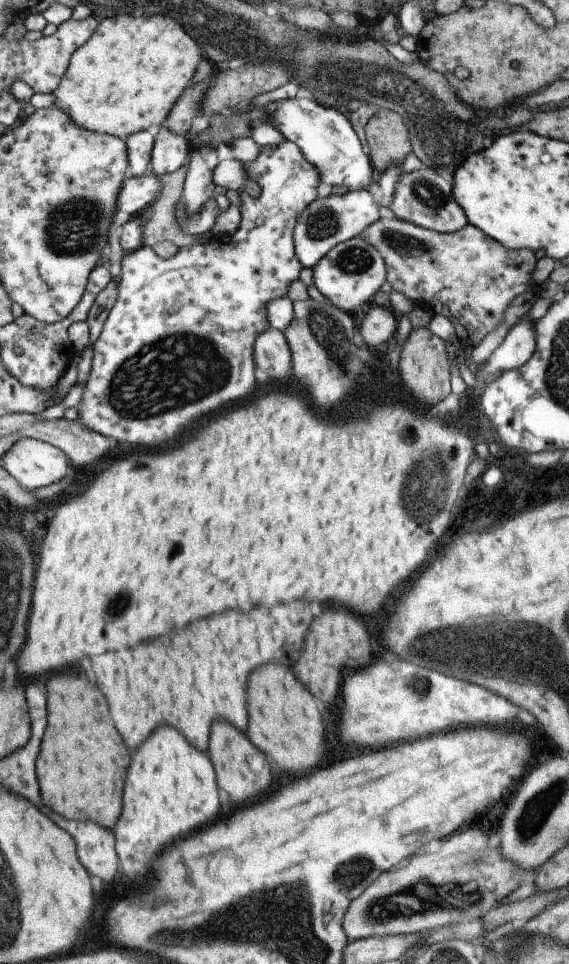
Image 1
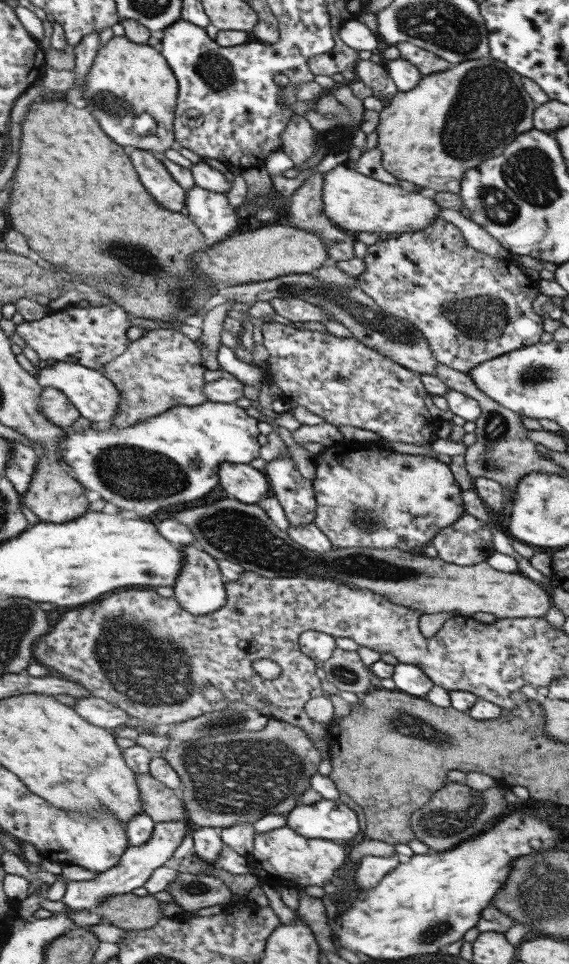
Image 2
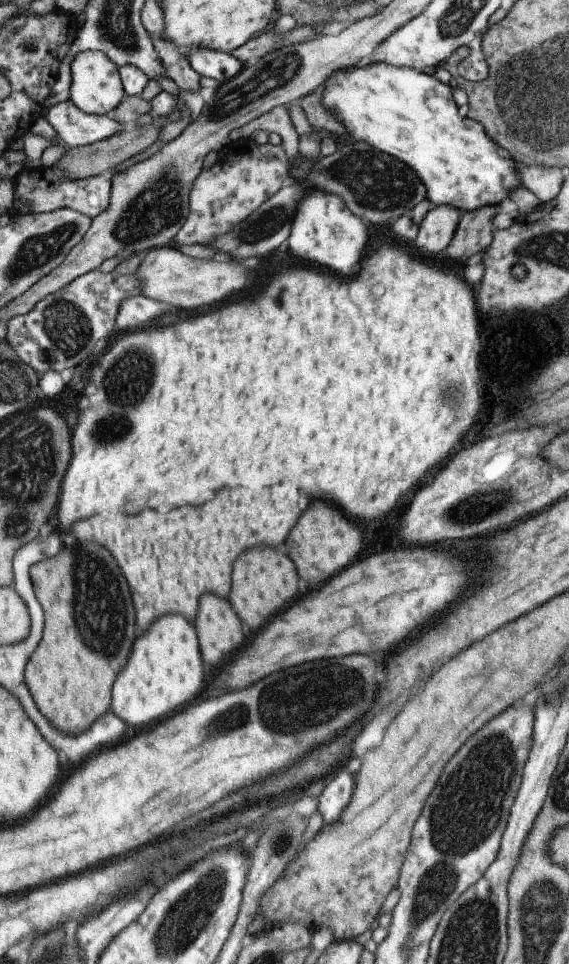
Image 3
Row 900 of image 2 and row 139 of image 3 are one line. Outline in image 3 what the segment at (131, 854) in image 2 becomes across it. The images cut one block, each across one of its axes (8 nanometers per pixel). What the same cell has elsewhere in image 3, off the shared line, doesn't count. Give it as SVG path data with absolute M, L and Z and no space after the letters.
M69 99L55 104L44 119L67 146L78 147L109 138L125 126L107 115L90 115L79 110Z

